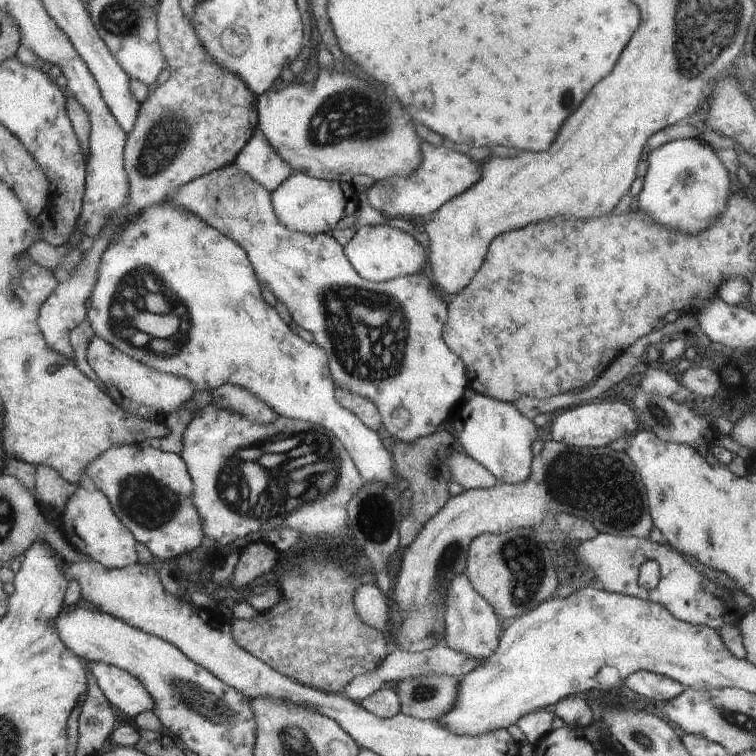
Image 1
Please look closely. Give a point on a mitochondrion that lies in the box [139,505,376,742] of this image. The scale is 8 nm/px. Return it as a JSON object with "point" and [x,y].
{"point":[213,708]}

